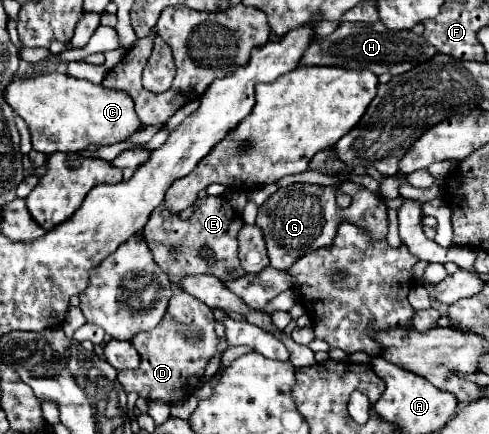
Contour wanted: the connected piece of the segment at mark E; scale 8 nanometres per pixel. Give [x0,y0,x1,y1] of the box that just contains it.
[143,197,245,287]

